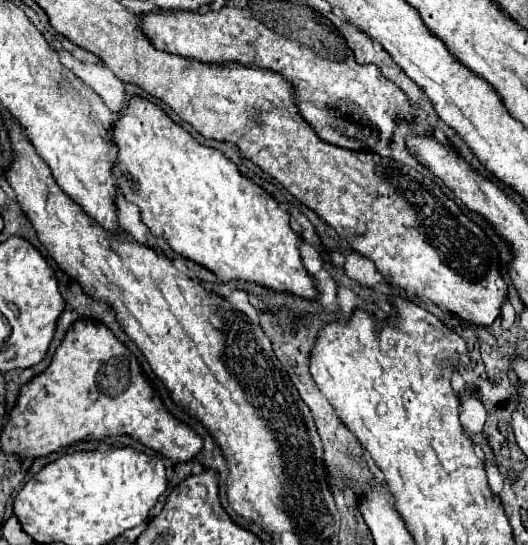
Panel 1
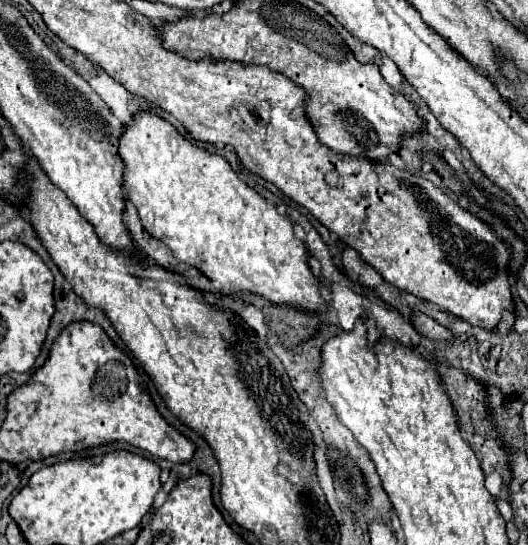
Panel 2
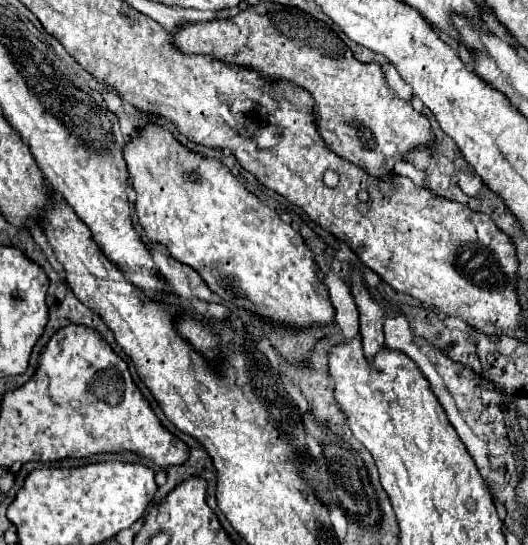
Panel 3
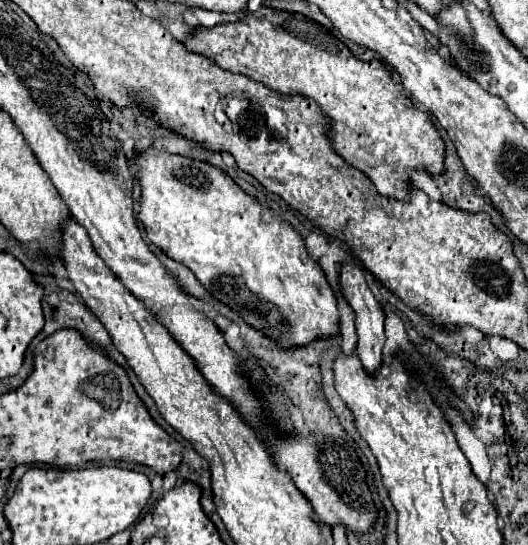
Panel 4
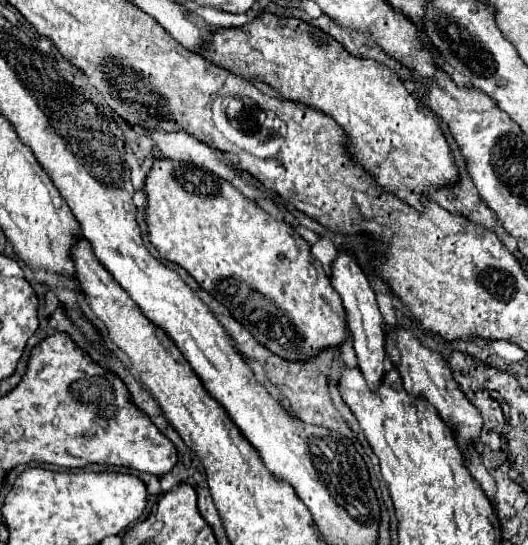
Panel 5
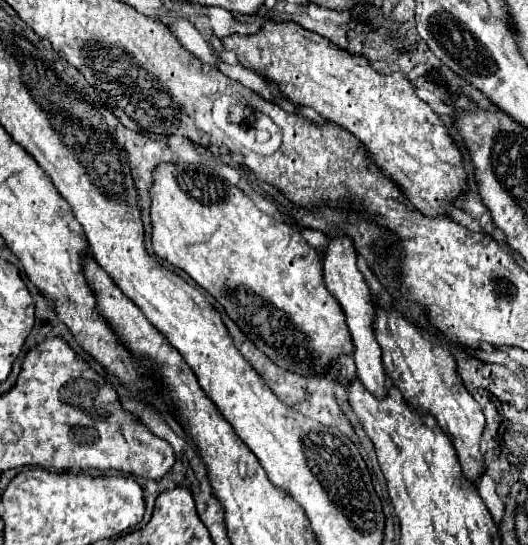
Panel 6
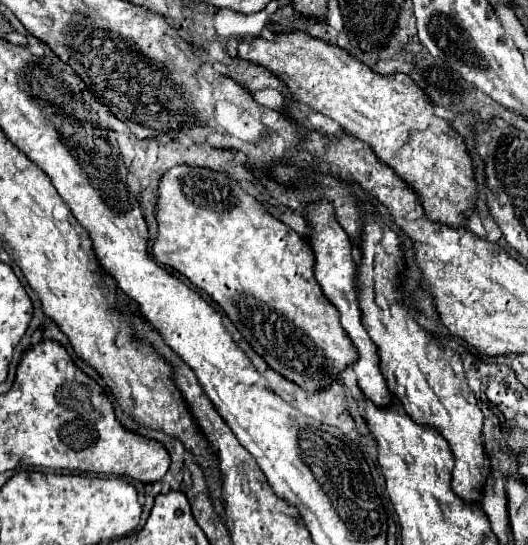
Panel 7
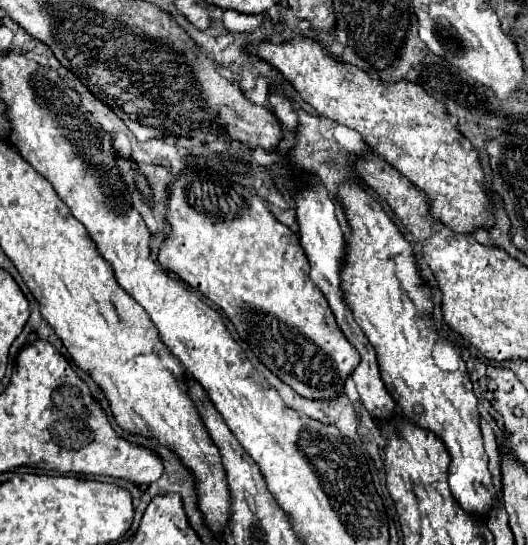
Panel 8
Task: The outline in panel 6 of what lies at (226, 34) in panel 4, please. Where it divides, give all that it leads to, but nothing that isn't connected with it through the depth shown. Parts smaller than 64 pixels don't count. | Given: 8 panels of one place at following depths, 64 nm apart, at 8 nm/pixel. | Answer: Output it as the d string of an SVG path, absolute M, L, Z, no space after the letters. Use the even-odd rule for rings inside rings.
M264 20L256 34L230 34L220 38L226 52L236 52L238 62L270 80L280 88L280 92L294 104L310 106L330 122L336 122L350 134L354 134L374 164L382 174L396 184L396 188L410 200L410 204L424 216L436 216L436 212L446 212L444 204L452 204L456 196L466 190L466 174L462 168L462 156L448 136L442 120L432 112L432 108L420 100L414 86L404 74L380 74L362 56L352 56L350 52L338 48L328 38L302 28L296 22L274 22Z

